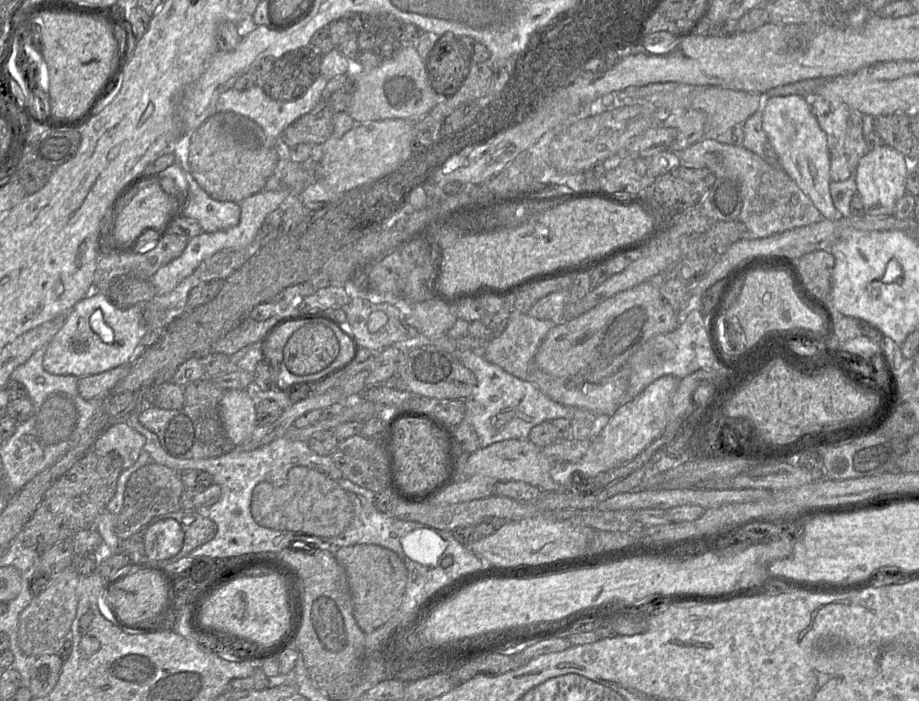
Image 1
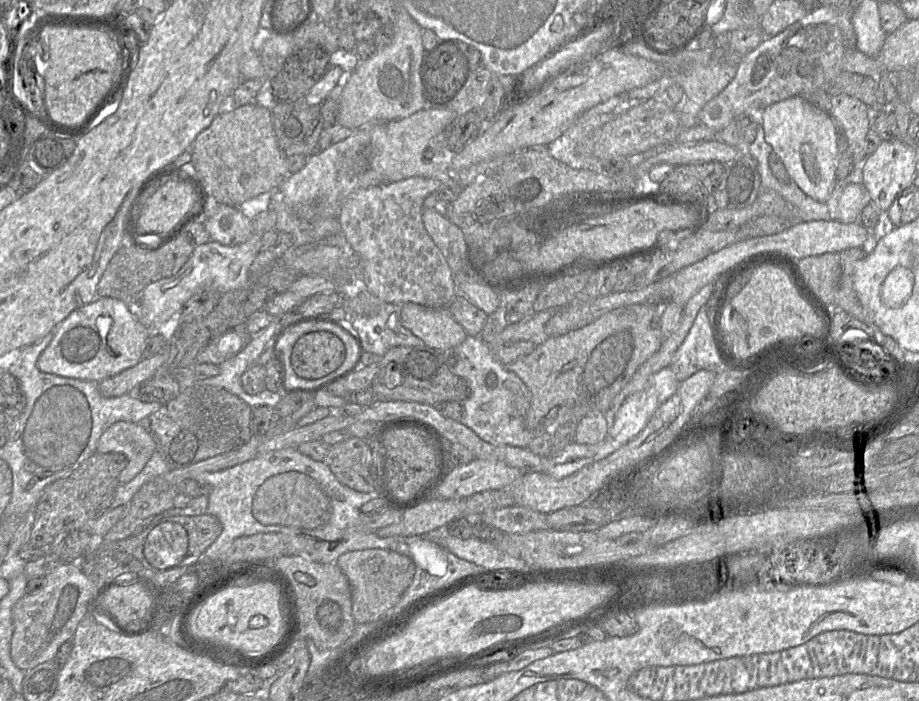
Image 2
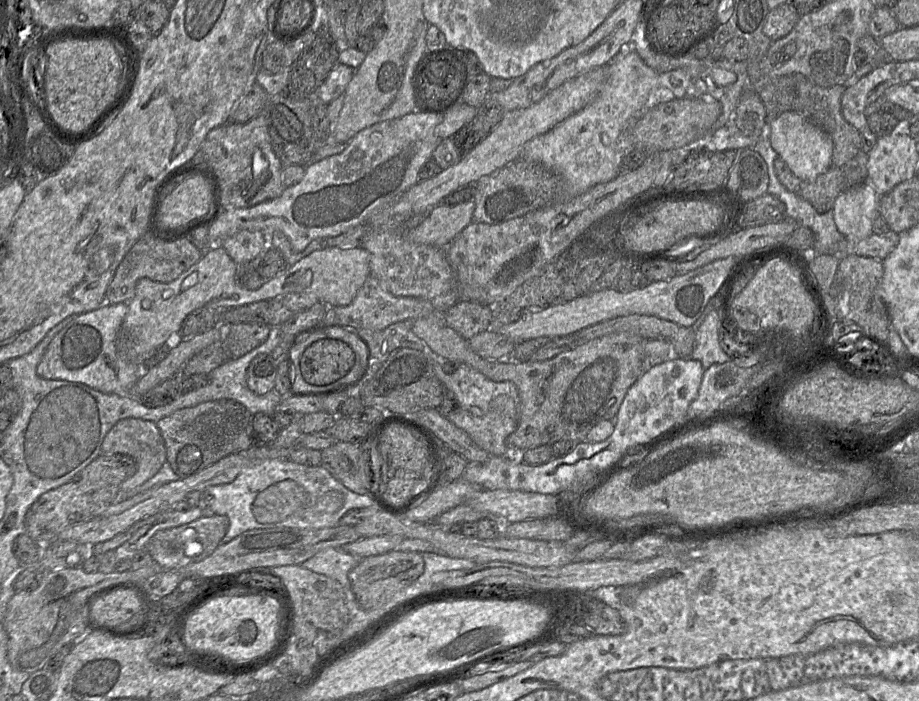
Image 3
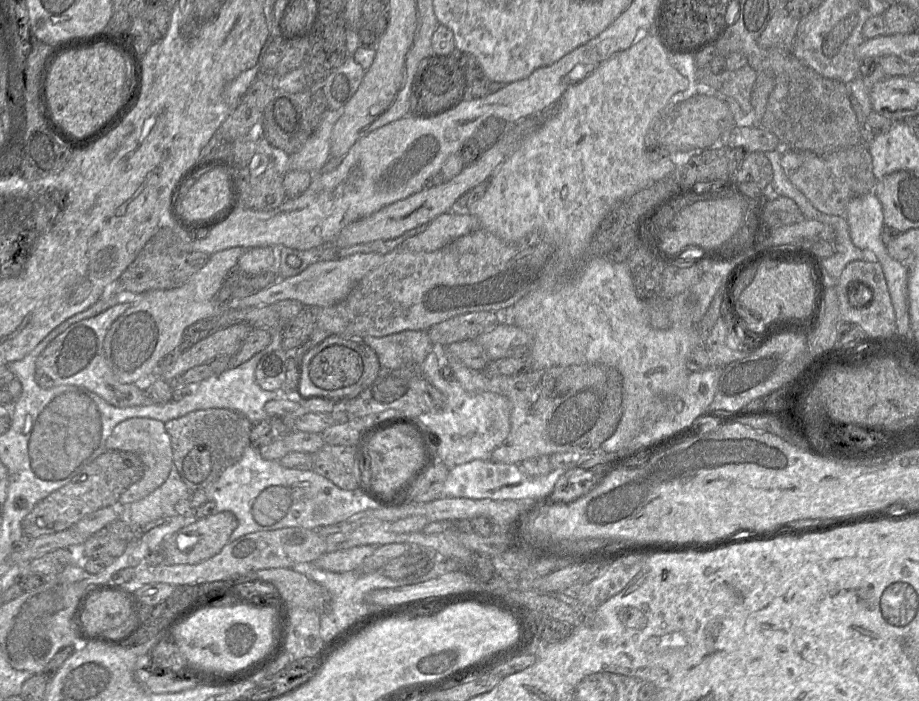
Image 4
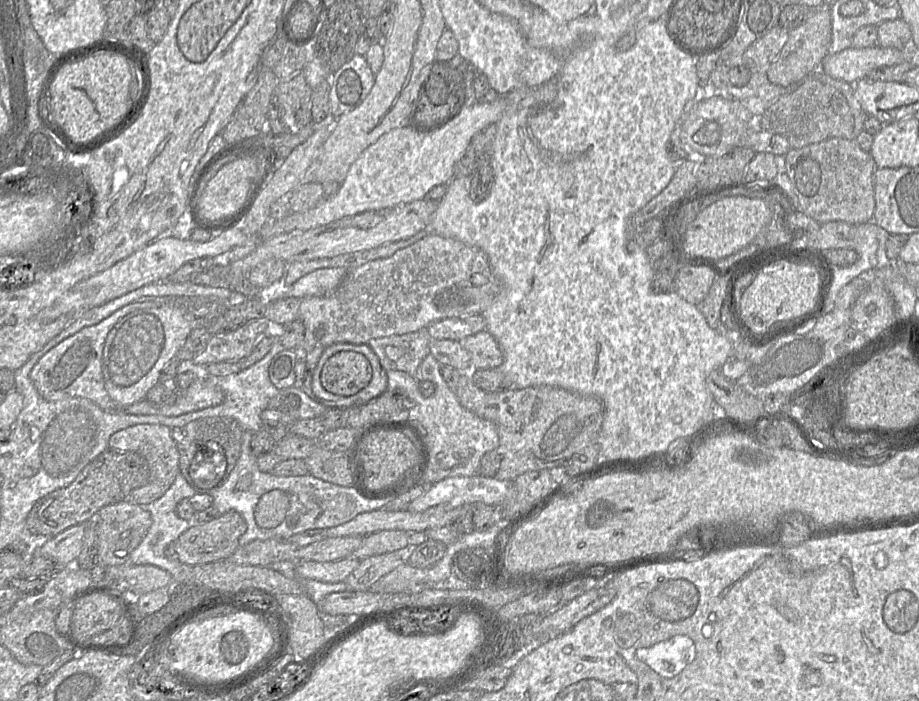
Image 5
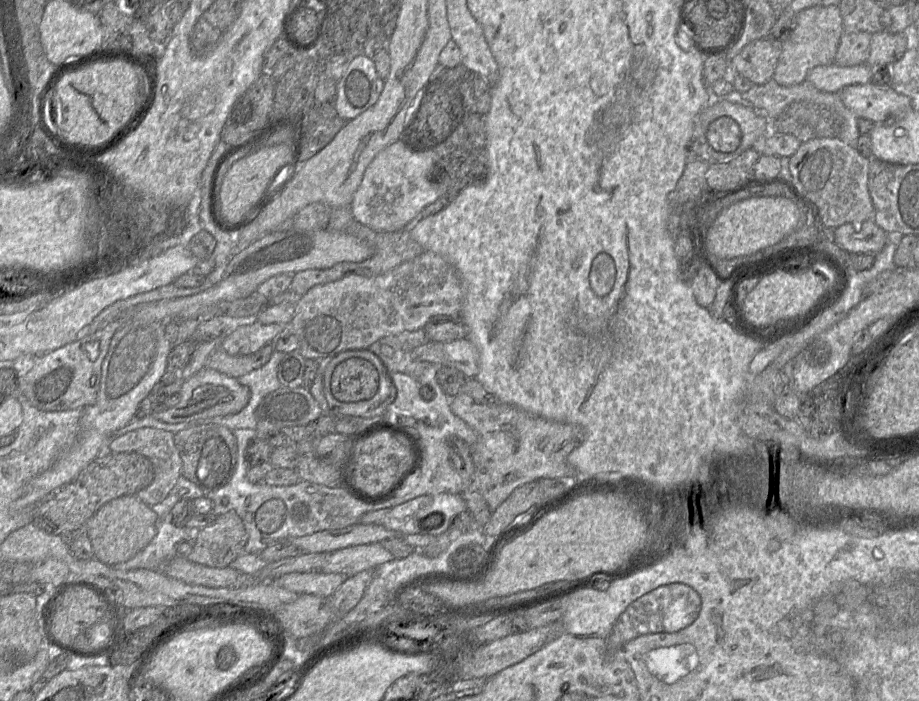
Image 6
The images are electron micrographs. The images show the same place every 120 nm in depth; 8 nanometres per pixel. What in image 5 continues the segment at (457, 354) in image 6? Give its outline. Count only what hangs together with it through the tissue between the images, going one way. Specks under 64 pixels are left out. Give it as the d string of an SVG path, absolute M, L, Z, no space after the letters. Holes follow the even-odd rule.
M487 330L465 337L459 342L470 353L473 370L498 368L504 361L497 341Z

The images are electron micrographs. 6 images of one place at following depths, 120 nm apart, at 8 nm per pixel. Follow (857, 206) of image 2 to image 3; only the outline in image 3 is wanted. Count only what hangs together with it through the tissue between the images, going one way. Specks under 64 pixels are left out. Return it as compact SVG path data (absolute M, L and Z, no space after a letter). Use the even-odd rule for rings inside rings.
M869 182L842 192L833 205L833 217L839 232L846 239L863 239L873 234L874 220L880 216L880 196Z

